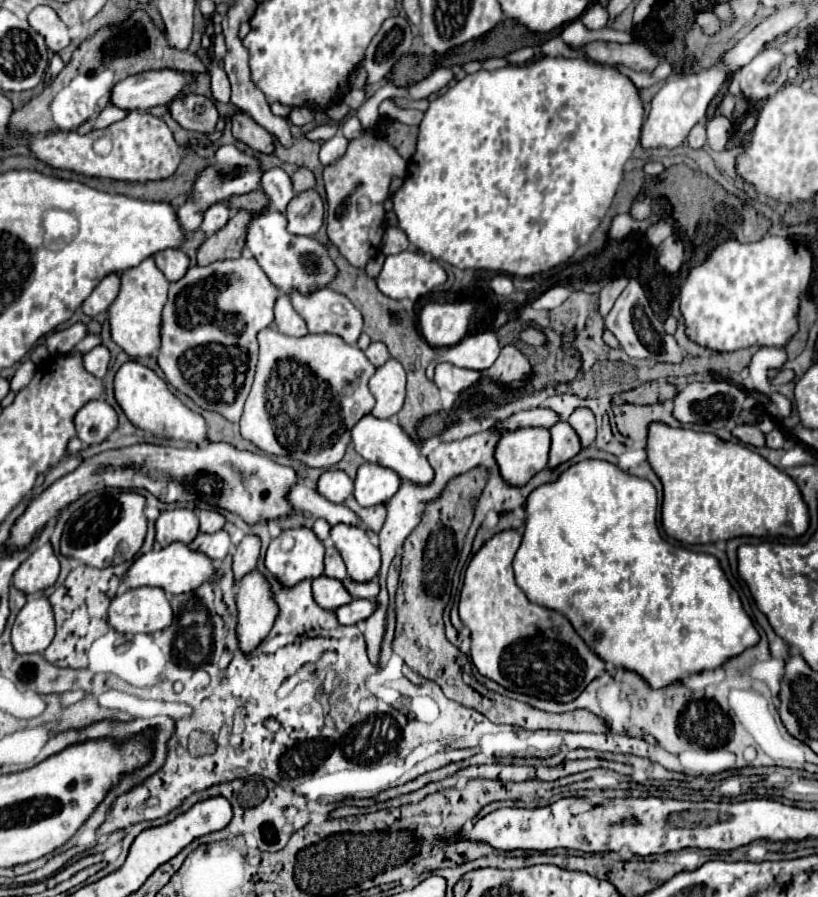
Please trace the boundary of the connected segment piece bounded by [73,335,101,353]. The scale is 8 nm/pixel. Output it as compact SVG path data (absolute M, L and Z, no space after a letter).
M87 335L81 343L77 343L77 347L73 351L81 351L81 353L87 353L91 351L95 345L101 343L101 335Z

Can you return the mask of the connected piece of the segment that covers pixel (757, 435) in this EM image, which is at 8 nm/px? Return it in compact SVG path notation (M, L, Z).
M739 425L739 427L731 429L731 435L737 437L745 445L753 445L753 447L765 445L765 435L755 425Z

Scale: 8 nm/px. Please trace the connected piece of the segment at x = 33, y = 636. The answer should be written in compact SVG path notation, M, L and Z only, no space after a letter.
M45 597L31 599L19 611L13 631L11 643L17 653L41 653L49 647L55 635L55 621L51 605Z

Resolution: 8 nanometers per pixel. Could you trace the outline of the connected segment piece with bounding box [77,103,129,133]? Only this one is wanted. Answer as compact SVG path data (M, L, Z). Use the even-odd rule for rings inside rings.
M107 105L95 119L89 119L89 121L85 121L77 131L79 133L89 133L91 129L103 129L103 127L109 127L111 123L115 123L115 121L121 121L121 119L125 119L129 115L129 111L127 109L121 109L121 107L117 107L117 105Z

